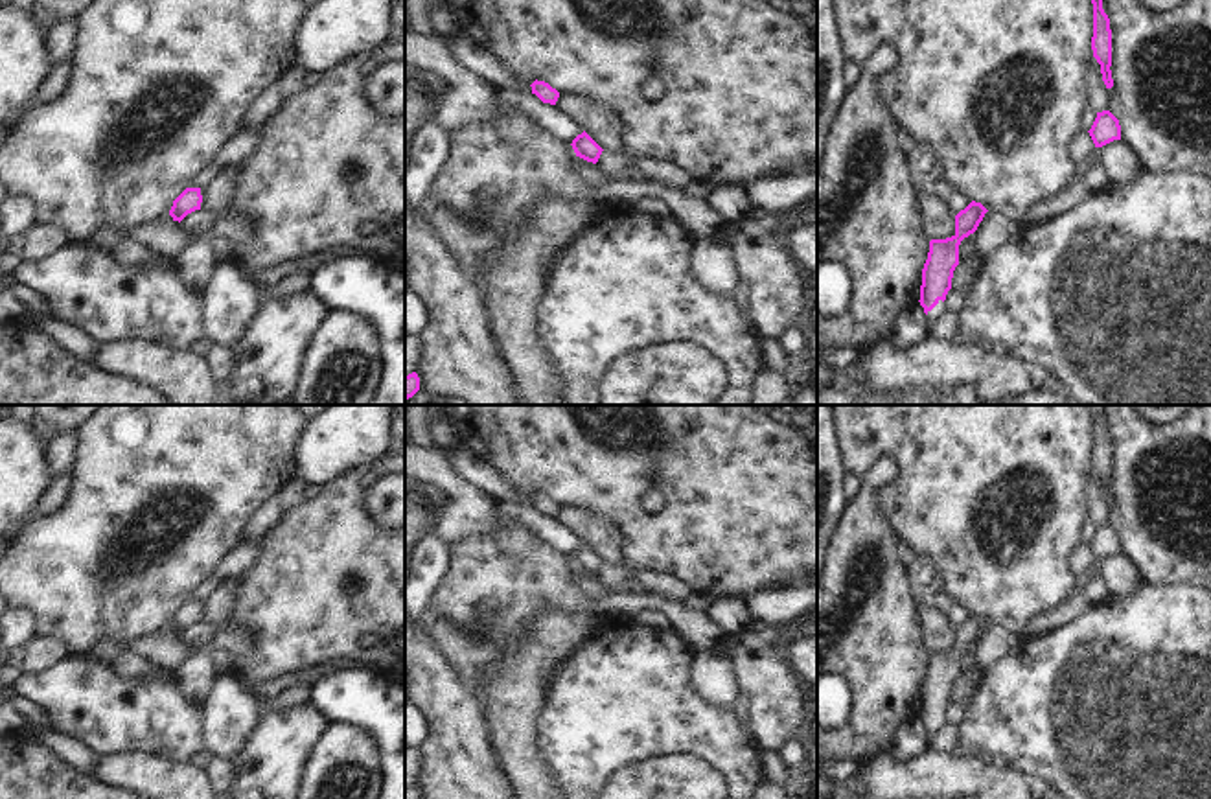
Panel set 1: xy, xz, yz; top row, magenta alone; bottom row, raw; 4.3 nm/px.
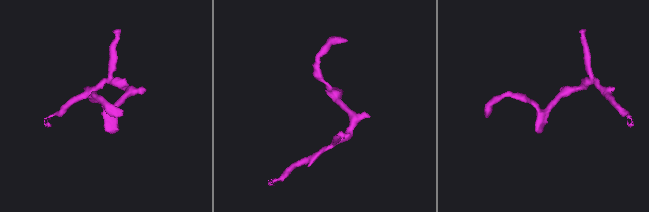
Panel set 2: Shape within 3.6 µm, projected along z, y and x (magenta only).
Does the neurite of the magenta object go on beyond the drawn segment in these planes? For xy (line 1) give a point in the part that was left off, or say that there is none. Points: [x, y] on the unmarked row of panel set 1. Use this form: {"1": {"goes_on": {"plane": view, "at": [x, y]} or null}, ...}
{"1": {"goes_on": null}}

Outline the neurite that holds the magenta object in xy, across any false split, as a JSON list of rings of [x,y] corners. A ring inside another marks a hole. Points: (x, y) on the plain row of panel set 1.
[[[186,600],[175,613],[169,622],[173,633],[182,633],[188,626],[201,622],[202,608],[201,600]]]

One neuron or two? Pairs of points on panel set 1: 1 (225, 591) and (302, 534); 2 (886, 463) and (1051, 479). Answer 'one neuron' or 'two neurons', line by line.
1: two neurons
2: two neurons

